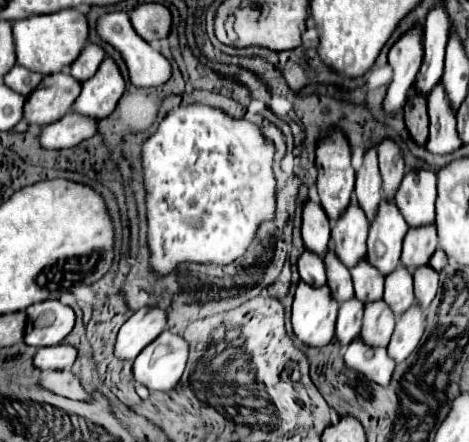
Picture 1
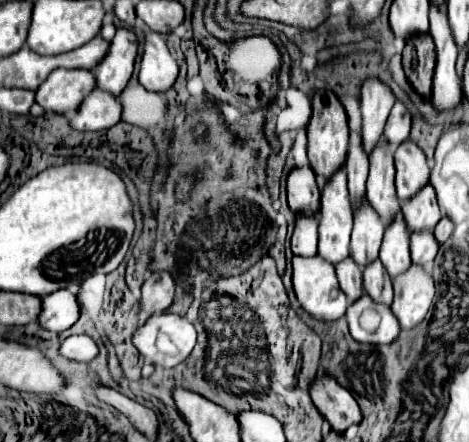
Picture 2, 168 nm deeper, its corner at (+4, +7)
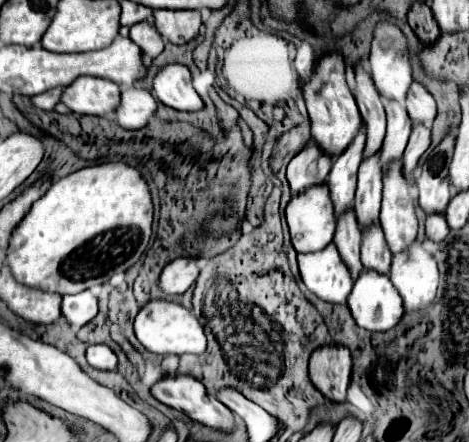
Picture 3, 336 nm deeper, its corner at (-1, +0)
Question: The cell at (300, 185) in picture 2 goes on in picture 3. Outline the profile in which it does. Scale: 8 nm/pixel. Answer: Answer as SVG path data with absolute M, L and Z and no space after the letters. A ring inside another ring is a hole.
M311 141L299 155L295 155L287 167L287 181L291 185L291 195L299 195L309 187L323 185L331 169L331 159L319 151Z

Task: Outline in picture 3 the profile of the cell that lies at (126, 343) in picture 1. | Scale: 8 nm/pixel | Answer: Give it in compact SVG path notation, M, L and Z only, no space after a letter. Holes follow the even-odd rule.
M175 259L163 269L159 287L167 295L181 295L195 283L197 275L197 259Z

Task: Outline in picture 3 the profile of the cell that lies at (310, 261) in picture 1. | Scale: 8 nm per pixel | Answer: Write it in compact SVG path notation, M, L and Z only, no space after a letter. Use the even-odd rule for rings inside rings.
M327 185L303 191L289 201L287 223L291 229L291 243L297 253L313 253L325 249L333 241L335 219L331 219L331 199L327 199Z

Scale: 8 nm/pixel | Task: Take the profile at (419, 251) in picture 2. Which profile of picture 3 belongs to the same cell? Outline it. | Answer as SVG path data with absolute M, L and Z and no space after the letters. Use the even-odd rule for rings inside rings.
M429 215L427 217L427 225L425 225L425 237L427 237L427 241L439 245L447 235L449 235L447 221L441 215Z

